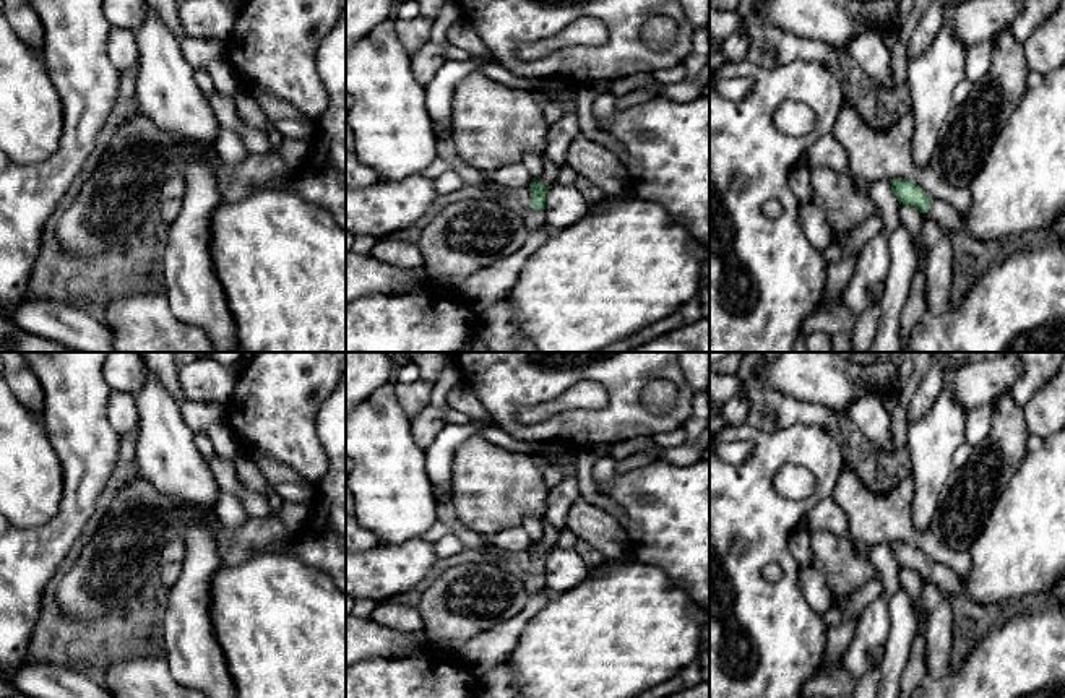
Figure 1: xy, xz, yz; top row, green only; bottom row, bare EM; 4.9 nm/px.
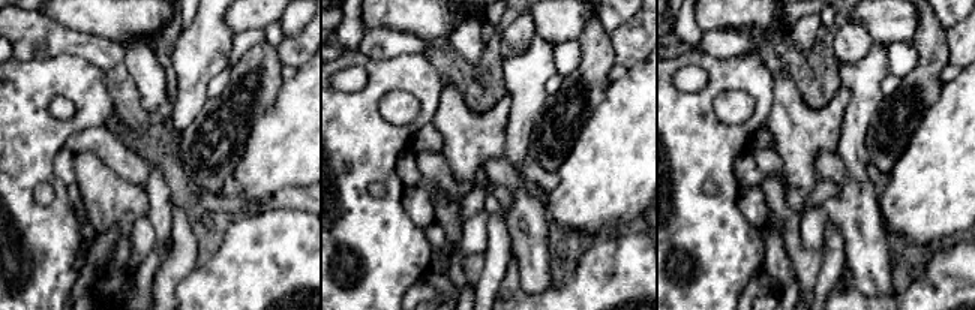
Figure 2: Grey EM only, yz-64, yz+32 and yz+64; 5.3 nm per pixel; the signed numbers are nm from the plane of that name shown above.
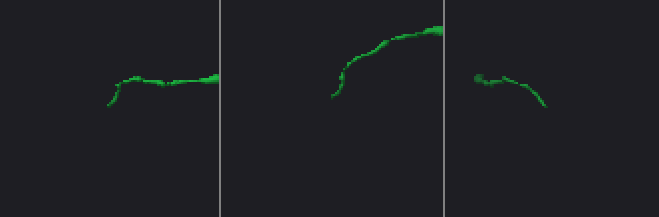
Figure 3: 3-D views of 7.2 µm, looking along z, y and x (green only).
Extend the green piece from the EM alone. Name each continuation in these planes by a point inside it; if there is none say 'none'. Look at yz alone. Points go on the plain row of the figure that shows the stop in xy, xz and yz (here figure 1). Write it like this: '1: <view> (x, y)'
1: yz (947, 578)

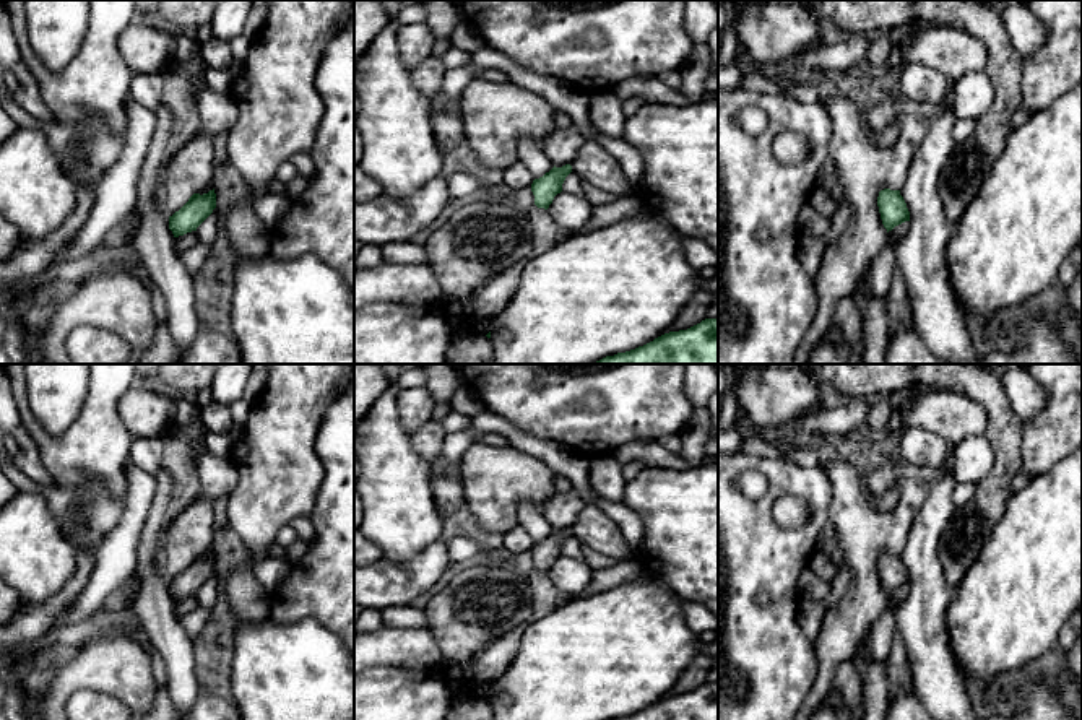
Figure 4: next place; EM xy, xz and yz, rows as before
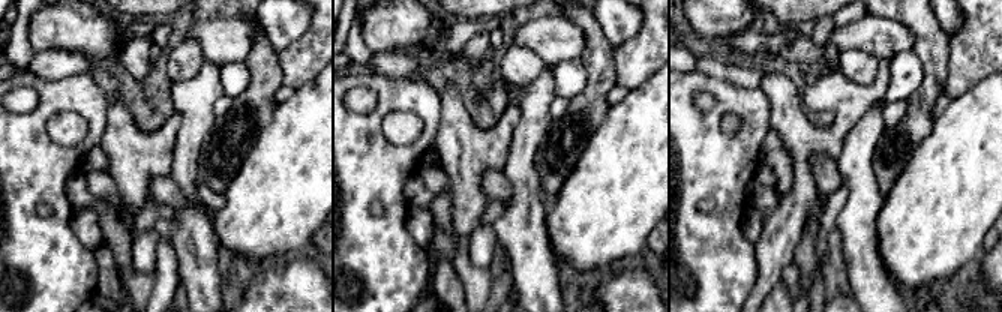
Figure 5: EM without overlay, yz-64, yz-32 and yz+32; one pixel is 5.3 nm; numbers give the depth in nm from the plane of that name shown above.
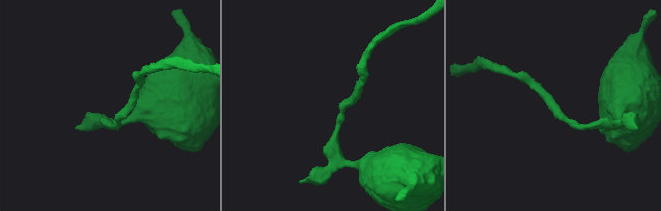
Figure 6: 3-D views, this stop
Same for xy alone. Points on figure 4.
none

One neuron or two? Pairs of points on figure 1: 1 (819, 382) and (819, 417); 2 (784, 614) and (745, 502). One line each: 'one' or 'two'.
1: two
2: one

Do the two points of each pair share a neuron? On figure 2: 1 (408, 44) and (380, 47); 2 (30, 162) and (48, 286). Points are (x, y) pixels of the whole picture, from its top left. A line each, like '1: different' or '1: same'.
1: same
2: same

